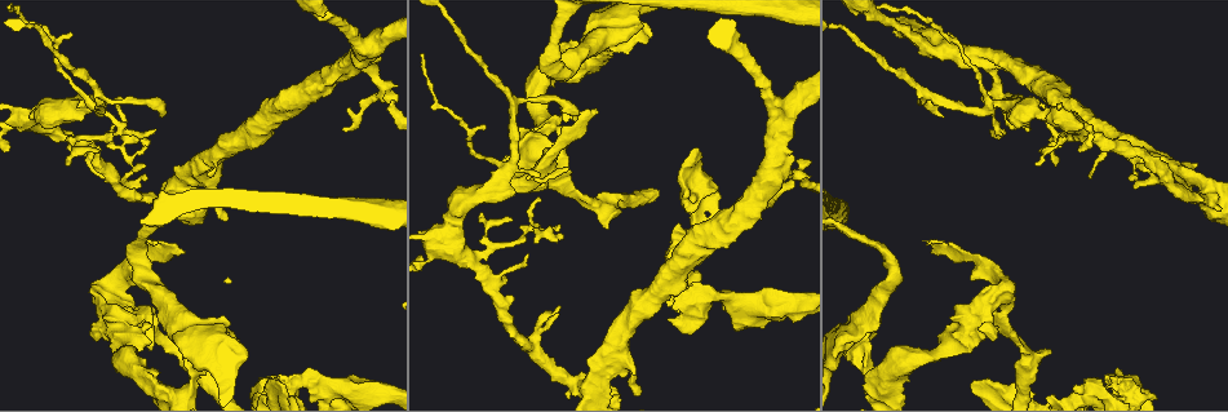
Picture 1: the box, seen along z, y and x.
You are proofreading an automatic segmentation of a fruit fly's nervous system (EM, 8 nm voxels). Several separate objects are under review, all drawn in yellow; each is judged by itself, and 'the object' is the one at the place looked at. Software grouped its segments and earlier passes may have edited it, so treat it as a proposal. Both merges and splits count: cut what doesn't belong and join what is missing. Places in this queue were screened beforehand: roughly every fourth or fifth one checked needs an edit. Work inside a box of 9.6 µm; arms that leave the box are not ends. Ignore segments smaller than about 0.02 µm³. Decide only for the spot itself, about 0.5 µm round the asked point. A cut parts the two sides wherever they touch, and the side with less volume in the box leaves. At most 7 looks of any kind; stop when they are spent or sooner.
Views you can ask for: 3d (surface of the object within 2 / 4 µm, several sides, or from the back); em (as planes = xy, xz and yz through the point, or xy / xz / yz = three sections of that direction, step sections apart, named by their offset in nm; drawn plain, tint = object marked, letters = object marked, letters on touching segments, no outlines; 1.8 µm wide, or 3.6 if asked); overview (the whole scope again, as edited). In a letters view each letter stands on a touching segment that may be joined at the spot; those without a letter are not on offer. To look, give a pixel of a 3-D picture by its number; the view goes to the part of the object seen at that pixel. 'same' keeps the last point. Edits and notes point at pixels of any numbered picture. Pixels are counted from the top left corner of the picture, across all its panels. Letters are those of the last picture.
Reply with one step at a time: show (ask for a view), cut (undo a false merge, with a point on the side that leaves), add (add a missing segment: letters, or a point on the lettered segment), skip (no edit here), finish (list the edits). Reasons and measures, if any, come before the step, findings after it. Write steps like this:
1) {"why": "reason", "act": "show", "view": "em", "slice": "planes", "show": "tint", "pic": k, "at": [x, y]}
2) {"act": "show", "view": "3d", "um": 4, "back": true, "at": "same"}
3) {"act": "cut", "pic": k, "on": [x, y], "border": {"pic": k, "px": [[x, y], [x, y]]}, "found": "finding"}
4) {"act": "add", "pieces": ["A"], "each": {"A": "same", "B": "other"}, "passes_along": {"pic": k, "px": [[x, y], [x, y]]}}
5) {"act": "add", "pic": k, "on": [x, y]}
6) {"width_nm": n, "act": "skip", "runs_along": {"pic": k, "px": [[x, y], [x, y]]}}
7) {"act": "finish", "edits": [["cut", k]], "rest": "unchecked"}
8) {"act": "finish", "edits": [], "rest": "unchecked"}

{"why": "free end", "act": "show", "view": "3d", "um": 2, "pic": 1, "at": [607, 228]}

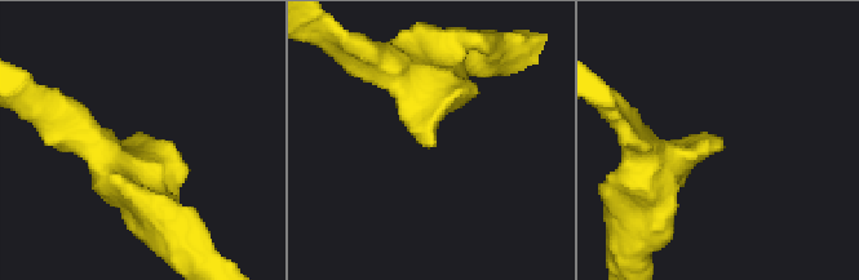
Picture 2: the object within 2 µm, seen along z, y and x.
{"why": "shape alone is not enough", "act": "show", "view": "em", "slice": "planes", "show": "letters", "pic": 2, "at": [722, 141]}

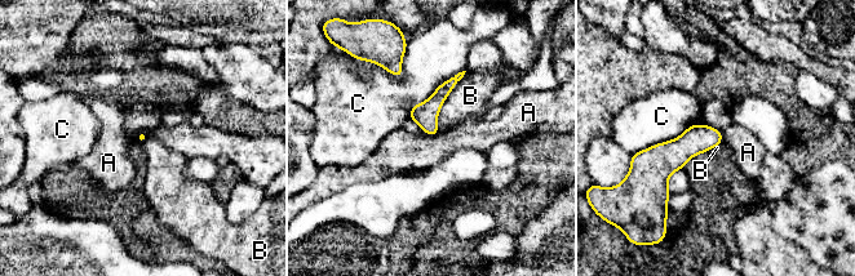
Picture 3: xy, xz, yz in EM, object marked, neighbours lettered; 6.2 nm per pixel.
{"act": "skip", "each": {"A": "other", "B": "other", "C": "other"}, "border": {"pic": 3, "px": [[439, 133], [425, 134]]}, "found": "none of them fits"}

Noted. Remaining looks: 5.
{"why": "branch stops here", "act": "show", "view": "em", "slice": "planes", "show": "letters", "pic": 1, "at": [930, 252]}

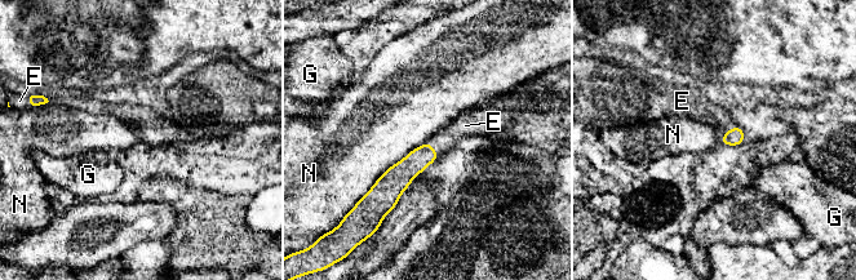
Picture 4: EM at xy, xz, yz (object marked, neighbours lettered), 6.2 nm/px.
{"act": "add", "pieces": ["E"], "each": {"E": "same", "G": "other", "N": "other"}, "found": "the cell continues"}

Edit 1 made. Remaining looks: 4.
{"act": "show", "view": "overview"}

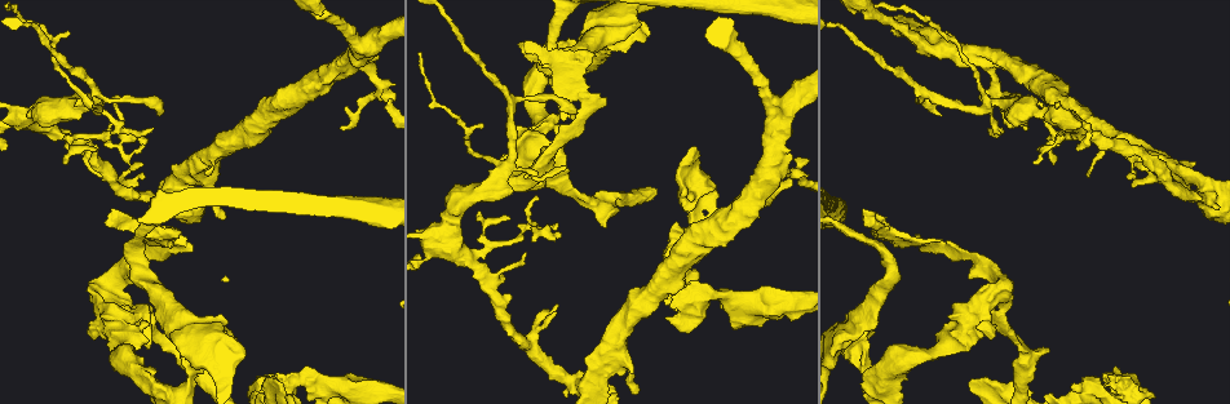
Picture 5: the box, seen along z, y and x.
{"why": "side arm on a straight run", "act": "show", "view": "em", "slice": "planes", "show": "letters", "pic": 5, "at": [1082, 133]}

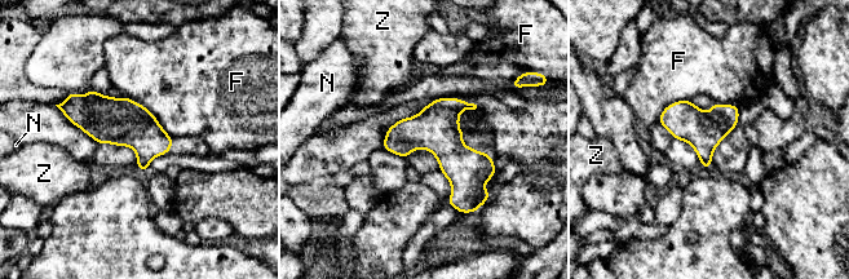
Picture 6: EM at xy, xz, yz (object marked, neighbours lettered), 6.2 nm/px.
{"act": "skip", "each": {"F": "other", "N": "other", "Z": "other"}, "border": {"pic": 6, "px": [[452, 96], [476, 106], [459, 124]]}, "found": "one cell here"}

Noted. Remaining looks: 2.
{"act": "finish", "edits": [["add", 4]], "rest": "unchecked"}

